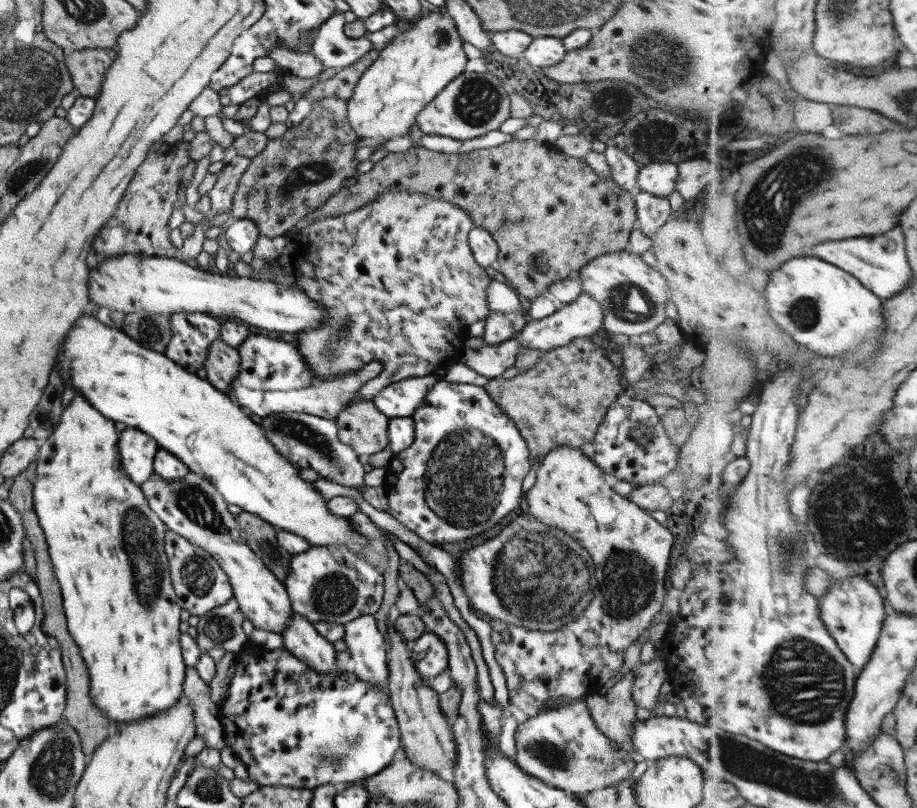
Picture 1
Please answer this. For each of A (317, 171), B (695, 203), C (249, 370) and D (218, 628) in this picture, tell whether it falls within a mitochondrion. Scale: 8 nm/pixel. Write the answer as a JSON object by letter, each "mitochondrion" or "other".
{"A":"mitochondrion","B":"other","C":"other","D":"mitochondrion"}

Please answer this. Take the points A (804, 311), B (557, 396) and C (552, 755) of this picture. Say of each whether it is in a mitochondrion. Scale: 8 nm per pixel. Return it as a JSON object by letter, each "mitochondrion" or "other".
{"A":"mitochondrion","B":"other","C":"mitochondrion"}

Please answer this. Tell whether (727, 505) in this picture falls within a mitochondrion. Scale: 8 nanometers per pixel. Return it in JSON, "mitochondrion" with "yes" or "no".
{"mitochondrion":"no"}

